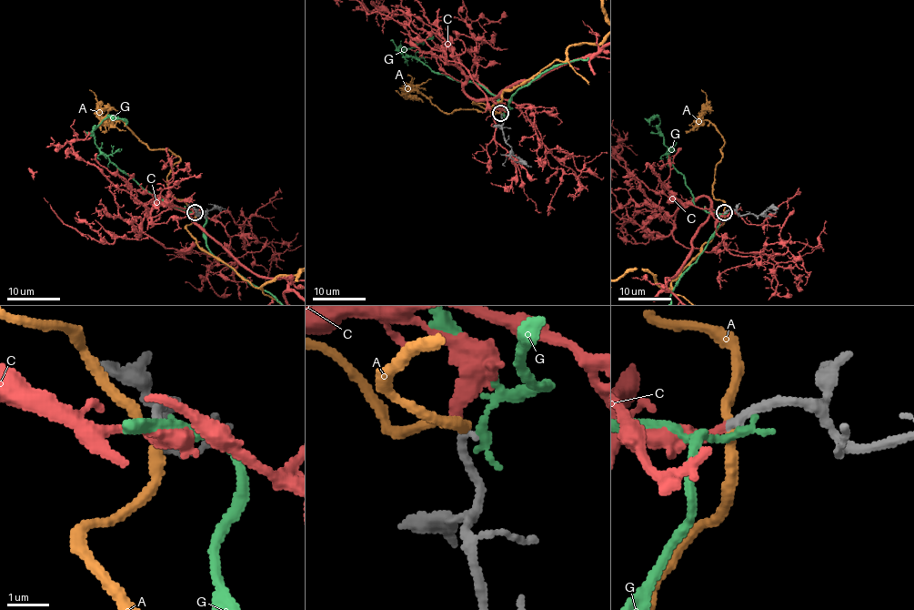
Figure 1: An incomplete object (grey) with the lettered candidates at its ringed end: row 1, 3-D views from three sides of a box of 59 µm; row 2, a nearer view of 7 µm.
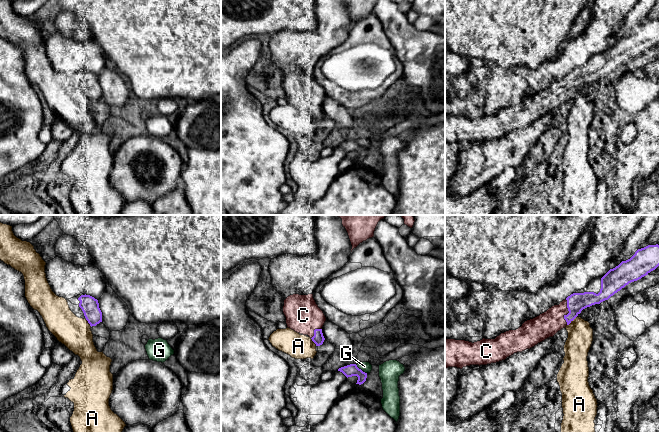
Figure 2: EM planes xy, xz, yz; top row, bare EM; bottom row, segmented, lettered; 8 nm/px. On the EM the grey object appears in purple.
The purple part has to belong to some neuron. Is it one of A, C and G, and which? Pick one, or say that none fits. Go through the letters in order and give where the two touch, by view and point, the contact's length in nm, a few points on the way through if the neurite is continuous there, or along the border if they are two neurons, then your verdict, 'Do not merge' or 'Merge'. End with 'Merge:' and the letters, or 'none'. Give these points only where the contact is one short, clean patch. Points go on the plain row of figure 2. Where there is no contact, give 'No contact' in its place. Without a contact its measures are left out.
A: Touches purple at yz (571, 96). Shared border 110 nm. Do not merge
C: Touches purple at yz (569, 88). Shared border 200 nm. Merge
G: Touches purple at xz (358, 144). Shared border 80 nm. Boundary: xz (356, 141), (362, 147). Do not merge
Merge: C

